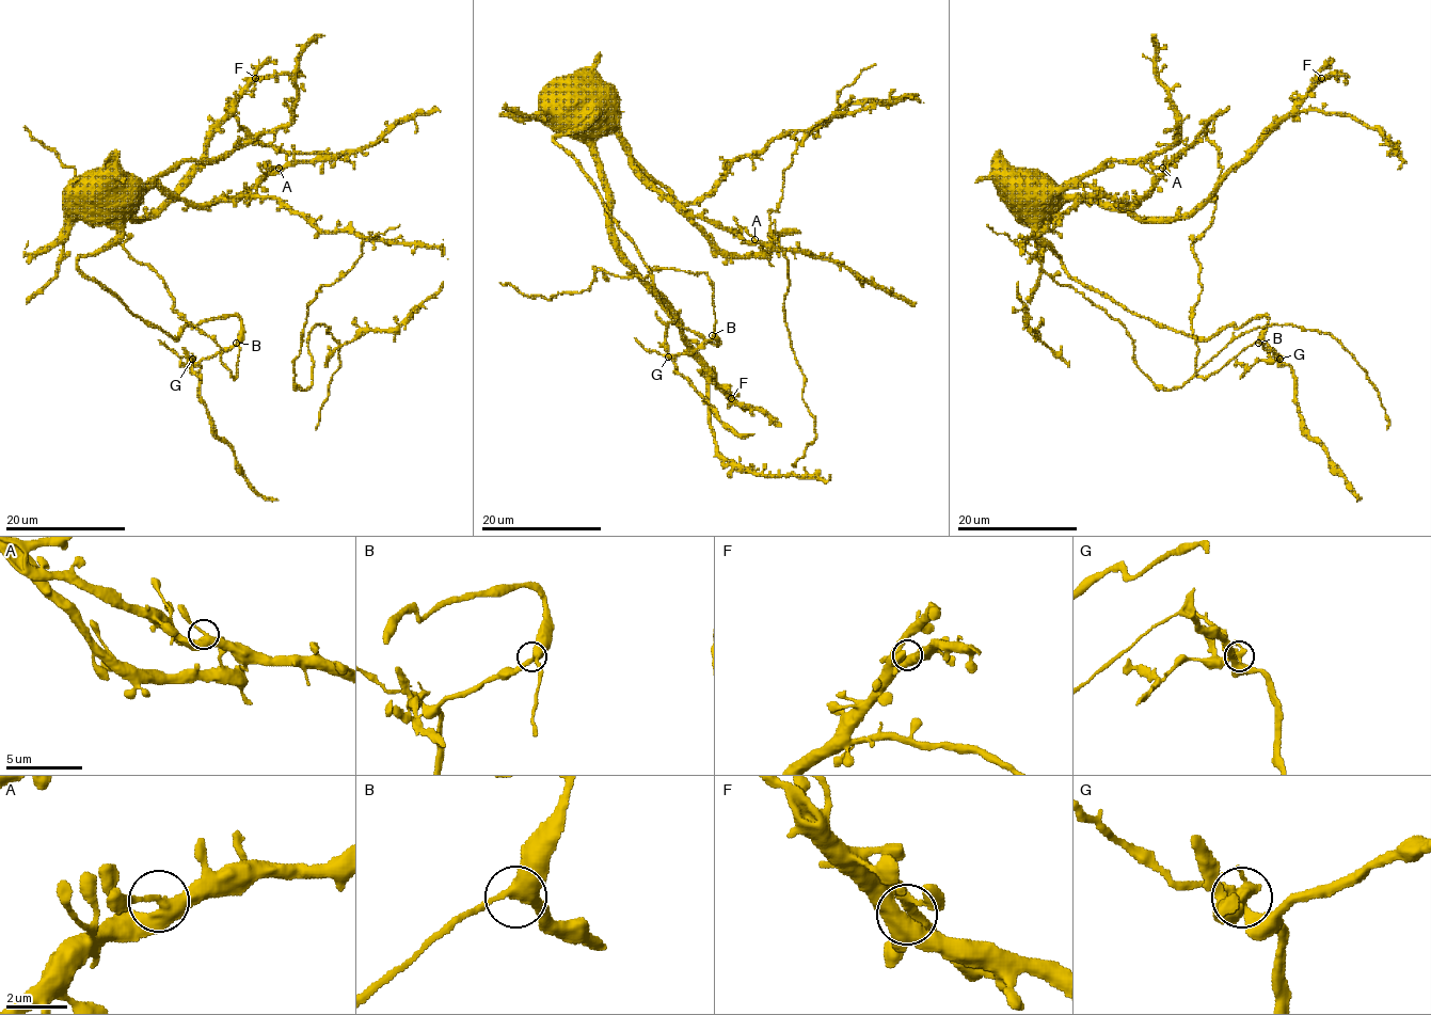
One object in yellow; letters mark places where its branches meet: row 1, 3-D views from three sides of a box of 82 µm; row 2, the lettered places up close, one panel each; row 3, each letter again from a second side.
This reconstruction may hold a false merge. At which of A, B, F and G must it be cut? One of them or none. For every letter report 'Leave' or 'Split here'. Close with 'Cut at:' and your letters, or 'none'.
A: Leave
B: Leave
F: Leave
G: Split here
Cut at: G

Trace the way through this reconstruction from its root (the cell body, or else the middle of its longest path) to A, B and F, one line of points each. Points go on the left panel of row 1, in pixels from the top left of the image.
A: (92, 175), (94, 171), (113, 169), (138, 188), (165, 187), (194, 203), (216, 203), (242, 194), (279, 168)
B: (92, 175), (120, 205), (120, 234), (77, 266), (173, 338), (187, 327), (236, 316), (236, 343)
F: (92, 175), (134, 217), (149, 217), (202, 157), (205, 139), (210, 130), (255, 78)

